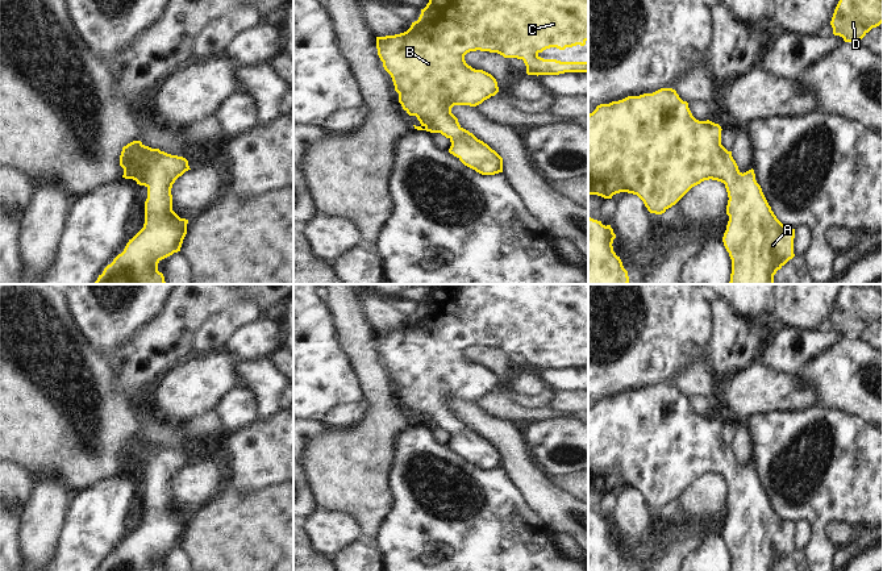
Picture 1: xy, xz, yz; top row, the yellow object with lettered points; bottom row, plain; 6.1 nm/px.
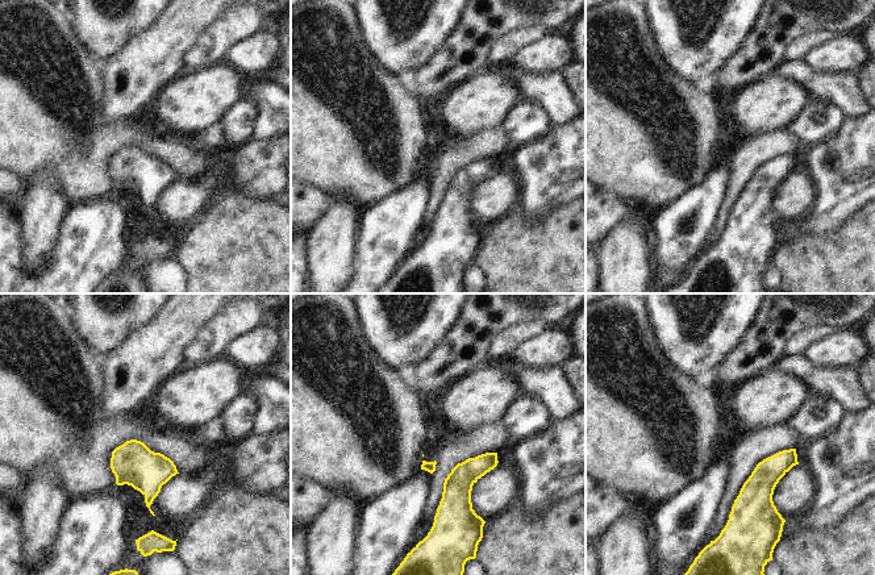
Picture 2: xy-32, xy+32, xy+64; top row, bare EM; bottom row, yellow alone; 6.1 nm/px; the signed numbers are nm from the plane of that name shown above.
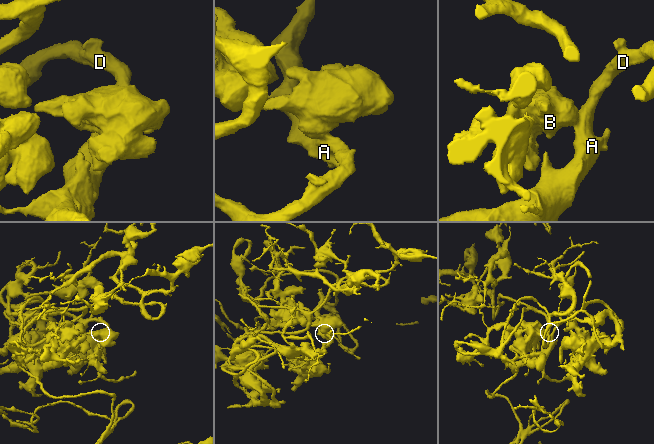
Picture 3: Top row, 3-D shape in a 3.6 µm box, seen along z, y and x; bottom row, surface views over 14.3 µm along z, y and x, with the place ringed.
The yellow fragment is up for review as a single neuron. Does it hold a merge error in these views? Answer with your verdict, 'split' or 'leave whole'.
leave whole

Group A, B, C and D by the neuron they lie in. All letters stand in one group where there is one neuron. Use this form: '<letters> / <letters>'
A B C D

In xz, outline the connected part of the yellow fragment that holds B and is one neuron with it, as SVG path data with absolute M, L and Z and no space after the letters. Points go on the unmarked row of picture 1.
M437 284L436 287L430 288L429 297L424 304L421 304L418 314L412 317L411 322L407 326L395 330L376 332L376 343L378 350L383 357L383 362L391 370L395 385L399 388L399 397L409 410L416 410L421 418L420 421L413 420L415 424L426 425L430 428L441 428L451 437L449 447L457 451L465 460L475 464L482 470L495 470L503 467L503 453L487 438L478 434L468 425L463 424L459 420L458 413L451 408L451 403L454 400L476 401L499 387L496 374L483 364L475 364L471 360L468 360L465 355L465 350L470 346L480 345L497 347L504 353L522 354L526 360L526 368L537 371L559 370L565 367L588 367L588 357L561 357L557 354L543 354L538 350L540 347L550 342L565 345L566 342L572 342L576 339L584 341L587 337L588 337L588 284Z

